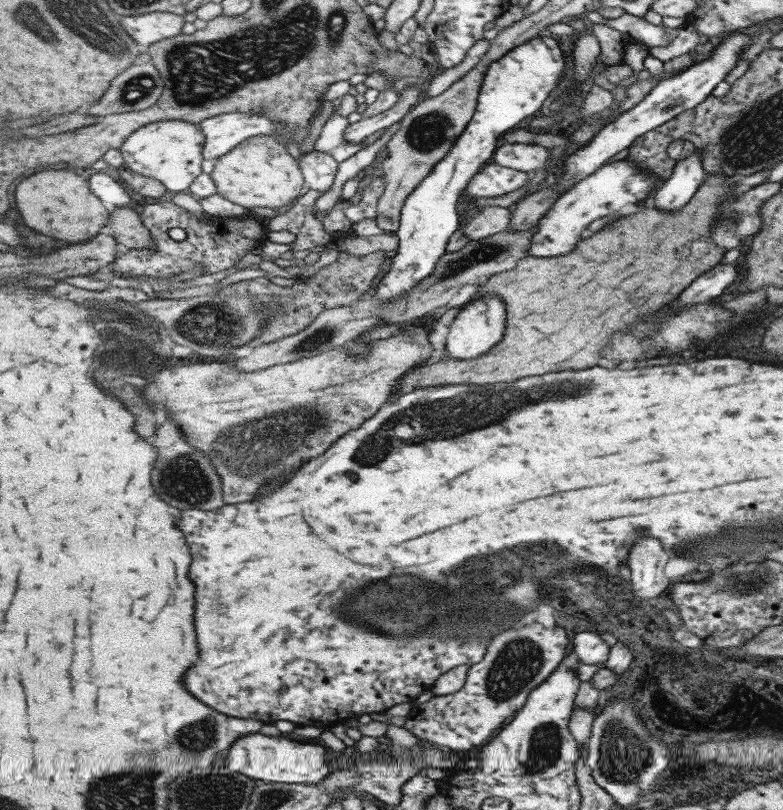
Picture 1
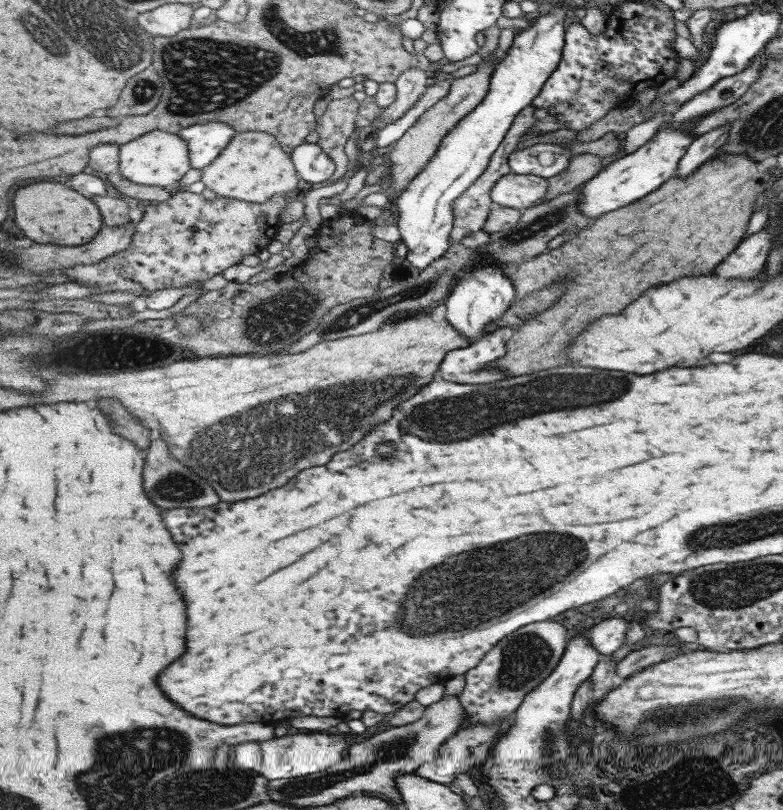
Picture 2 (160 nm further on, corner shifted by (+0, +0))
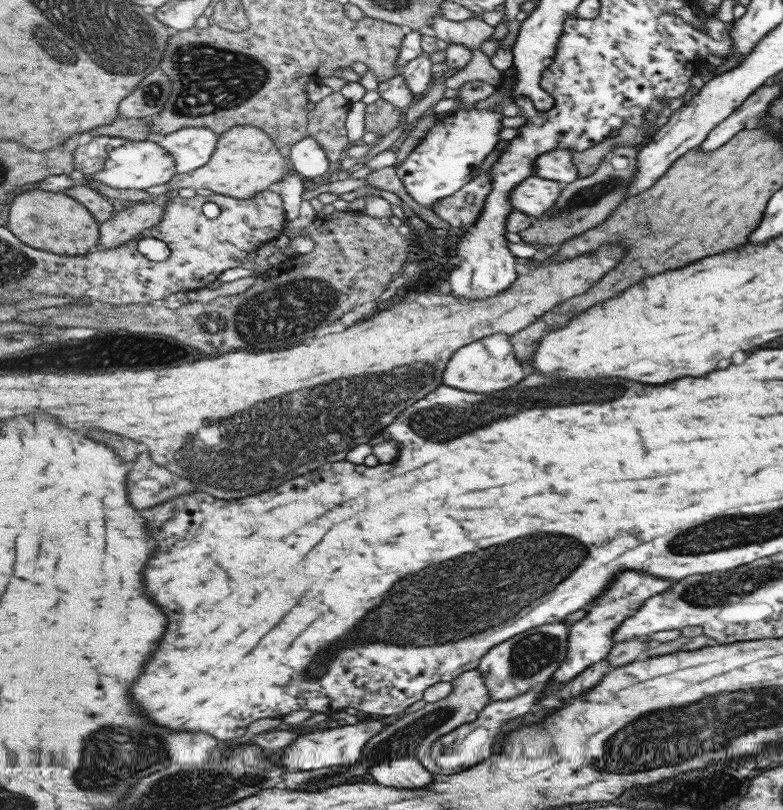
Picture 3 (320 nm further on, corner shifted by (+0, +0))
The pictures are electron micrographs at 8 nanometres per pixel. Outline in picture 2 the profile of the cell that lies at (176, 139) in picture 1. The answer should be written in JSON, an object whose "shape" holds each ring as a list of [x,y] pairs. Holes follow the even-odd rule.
{"shape":[[[154,130],[120,146],[120,173],[131,182],[171,188],[191,170],[189,145],[178,133]]]}

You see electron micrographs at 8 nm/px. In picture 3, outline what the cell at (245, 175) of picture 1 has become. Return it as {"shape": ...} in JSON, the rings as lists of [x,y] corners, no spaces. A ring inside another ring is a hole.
{"shape":[[[235,126],[219,137],[209,163],[193,172],[175,173],[168,182],[169,190],[172,195],[182,188],[209,189],[217,194],[247,200],[258,192],[273,187],[289,172],[283,156],[274,140],[263,129],[255,126]]]}

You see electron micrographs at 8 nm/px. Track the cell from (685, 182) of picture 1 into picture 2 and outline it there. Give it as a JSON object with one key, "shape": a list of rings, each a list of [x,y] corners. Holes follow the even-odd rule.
{"shape":[[[725,123],[715,127],[708,133],[695,137],[683,156],[678,160],[675,176],[681,178],[689,176],[699,164],[713,158],[716,150],[728,140],[730,128],[731,123]]]}

